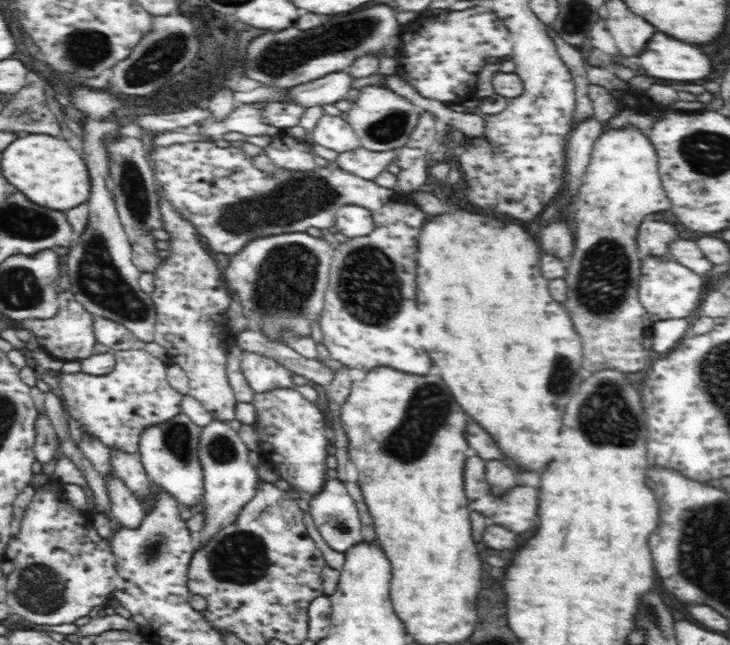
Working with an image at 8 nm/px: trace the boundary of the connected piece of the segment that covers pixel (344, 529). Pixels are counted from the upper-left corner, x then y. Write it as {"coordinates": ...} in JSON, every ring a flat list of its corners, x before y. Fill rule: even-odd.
{"coordinates":[[338,479,326,481,322,492,312,496,309,512,318,532,332,550,345,553,350,547,363,542,358,509,344,482]]}

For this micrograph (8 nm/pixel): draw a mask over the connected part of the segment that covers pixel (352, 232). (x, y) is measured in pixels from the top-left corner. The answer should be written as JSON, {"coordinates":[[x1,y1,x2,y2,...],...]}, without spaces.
{"coordinates":[[354,205,342,206,336,212,335,226,338,232,348,236,349,239,371,234,374,230,371,212]]}

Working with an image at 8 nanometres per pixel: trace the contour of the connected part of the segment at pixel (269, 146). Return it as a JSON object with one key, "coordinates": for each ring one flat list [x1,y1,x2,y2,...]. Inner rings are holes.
{"coordinates":[[279,133,262,148,277,168,295,171,311,171,316,168,307,143,290,135]]}

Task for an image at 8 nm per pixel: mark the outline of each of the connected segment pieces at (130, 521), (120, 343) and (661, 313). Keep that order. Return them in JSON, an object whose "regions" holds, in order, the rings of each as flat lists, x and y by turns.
{"regions":[[[116,474,106,481,106,485,110,497,110,515,114,516,113,524,127,530,138,528,138,524,145,518,147,505,136,498]],[[93,315,92,326,96,341,111,348,112,352,137,347,137,342,134,341,130,331,113,320]],[[642,256,640,284,638,284,638,296,642,306,652,315,658,316,658,320,670,320,674,318,688,318,698,314,700,293,702,292,703,278,682,264,664,259,658,256]]]}

